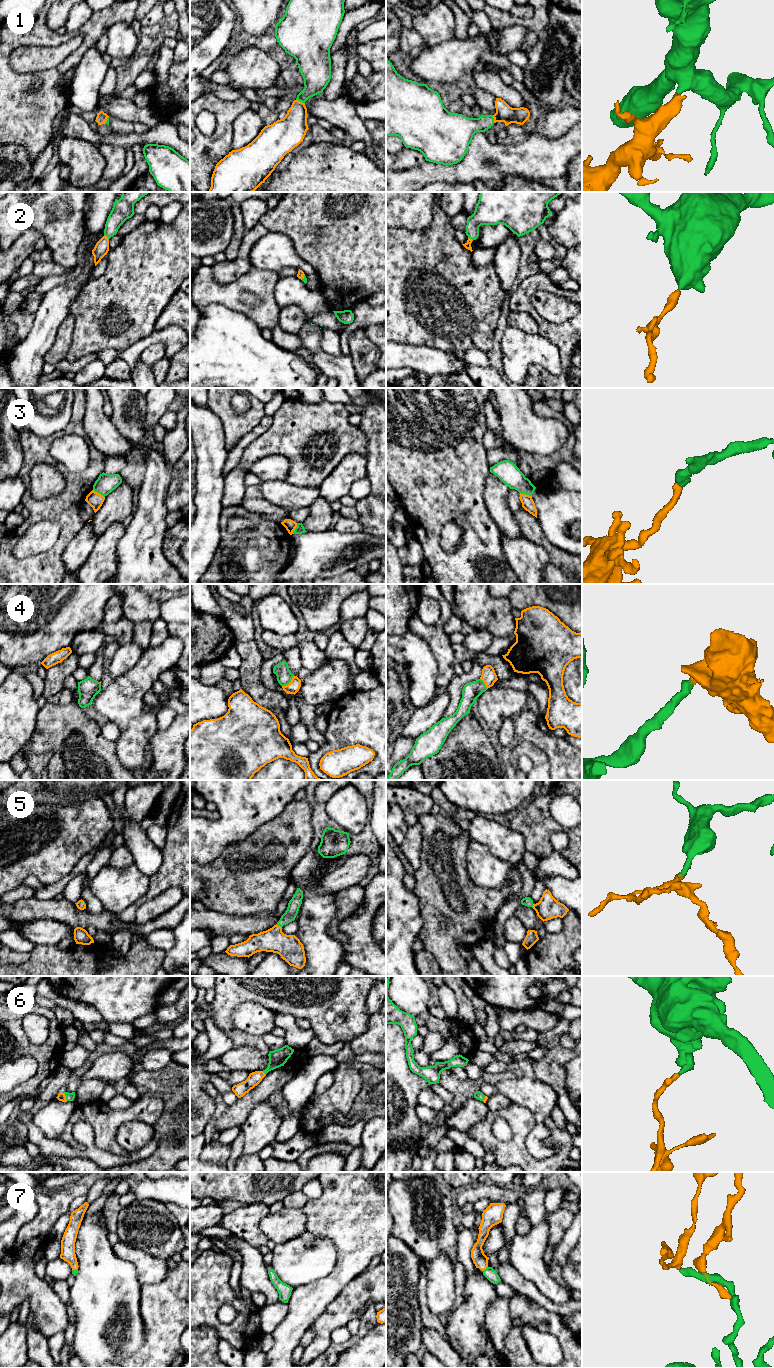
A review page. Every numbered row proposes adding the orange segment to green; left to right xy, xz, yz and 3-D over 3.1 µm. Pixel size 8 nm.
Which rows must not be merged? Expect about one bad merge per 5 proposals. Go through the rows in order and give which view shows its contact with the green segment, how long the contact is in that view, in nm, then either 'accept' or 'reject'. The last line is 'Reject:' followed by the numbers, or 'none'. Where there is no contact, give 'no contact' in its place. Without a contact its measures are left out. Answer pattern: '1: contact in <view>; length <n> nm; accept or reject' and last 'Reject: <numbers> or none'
1: contact in xz; length 80 nm; accept
2: contact in xy; length 50 nm; accept
3: contact in xy; length 120 nm; reject
4: contact in xz; length 130 nm; accept
5: contact in xz; length 50 nm; accept
6: contact in xy; length 80 nm; accept
7: contact in yz; length 60 nm; accept
Reject: 3

